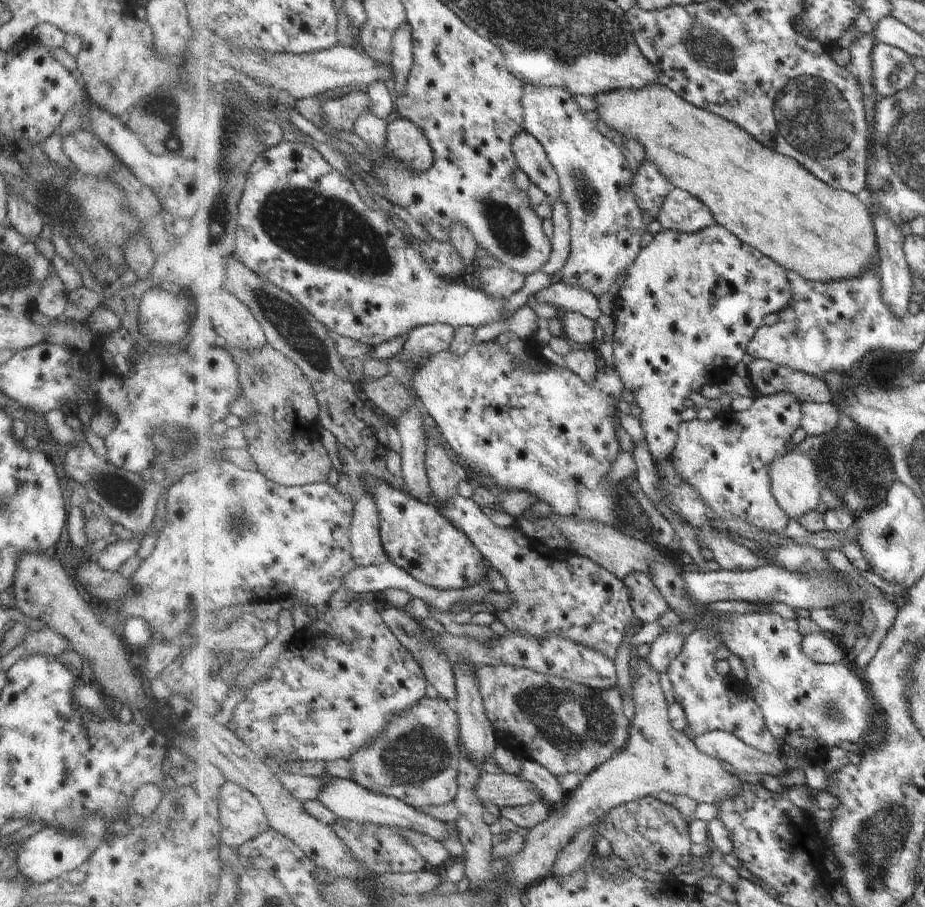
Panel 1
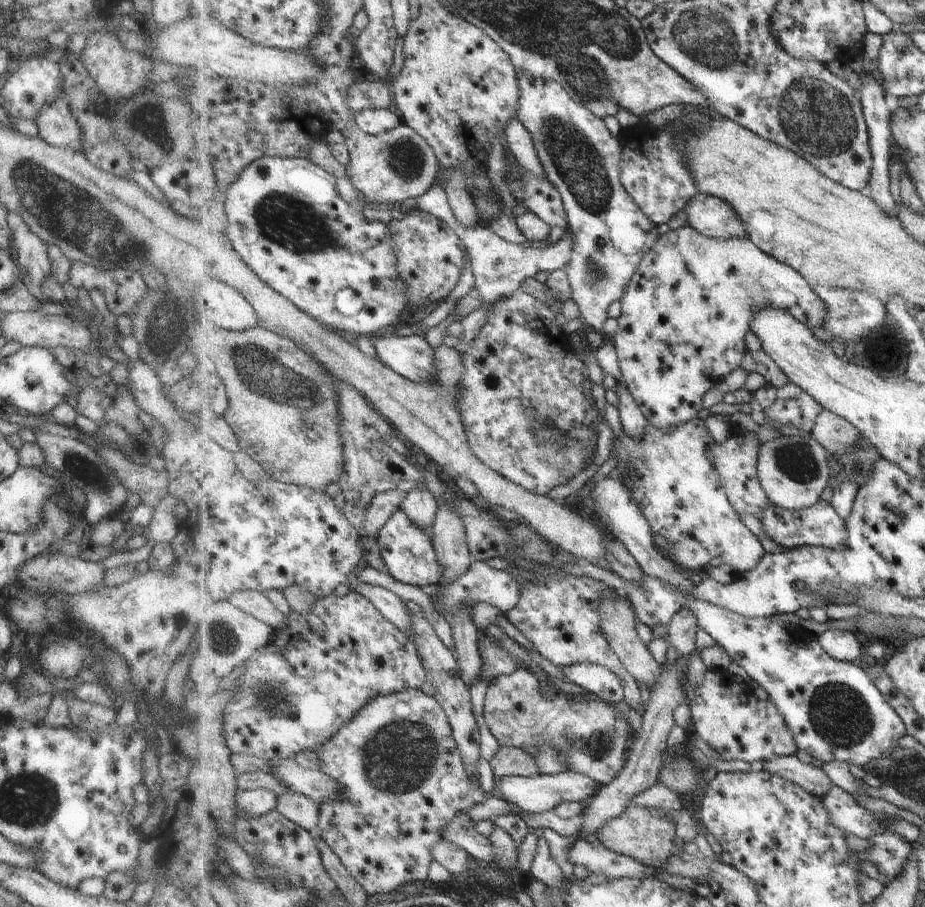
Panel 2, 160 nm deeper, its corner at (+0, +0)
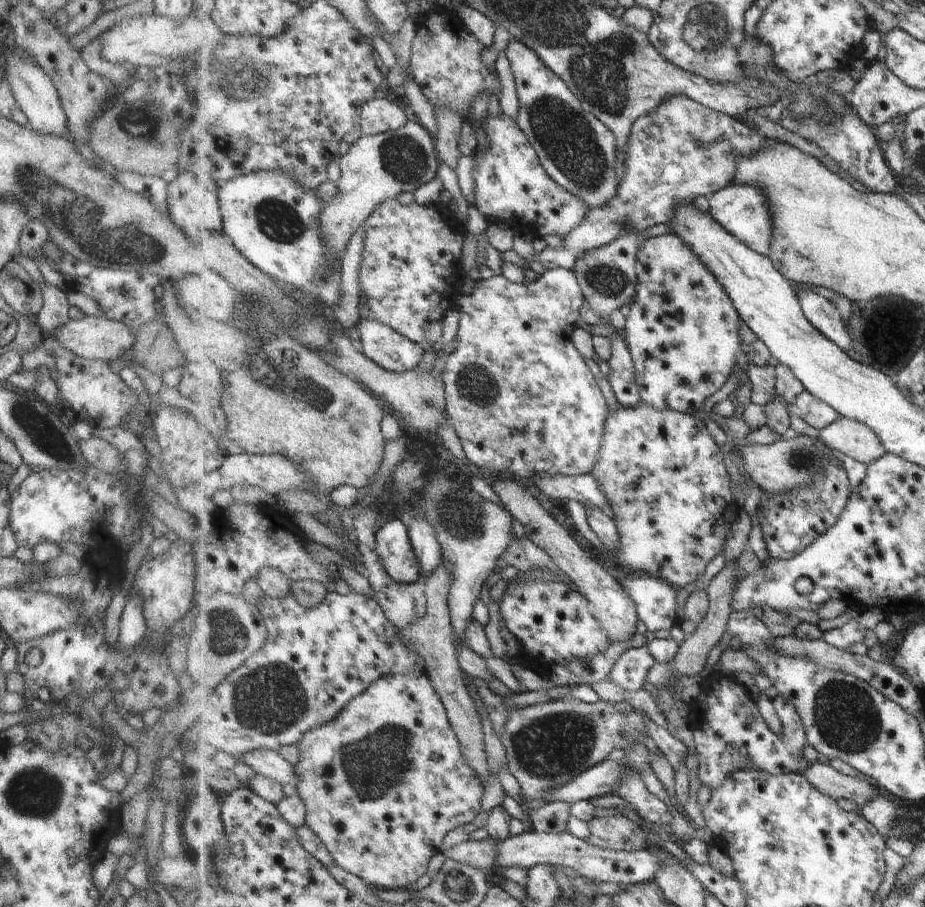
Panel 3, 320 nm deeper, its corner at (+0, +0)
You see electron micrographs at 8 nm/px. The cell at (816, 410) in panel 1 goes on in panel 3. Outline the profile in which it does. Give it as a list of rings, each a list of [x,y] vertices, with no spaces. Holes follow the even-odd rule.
[[[840,416],[840,418],[819,432],[819,438],[829,449],[841,451],[866,465],[885,456],[888,450],[880,436],[862,422]]]

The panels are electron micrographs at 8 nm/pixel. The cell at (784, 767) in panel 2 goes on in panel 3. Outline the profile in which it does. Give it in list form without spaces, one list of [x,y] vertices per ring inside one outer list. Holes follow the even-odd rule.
[[[814,762],[805,770],[804,775],[811,784],[815,785],[815,788],[827,796],[835,800],[847,798],[861,807],[881,794],[877,786],[872,786],[861,778],[841,774],[829,764]]]

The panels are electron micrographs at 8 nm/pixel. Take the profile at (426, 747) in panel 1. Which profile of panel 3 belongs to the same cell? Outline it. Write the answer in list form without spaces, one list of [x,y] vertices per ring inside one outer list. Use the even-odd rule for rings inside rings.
[[[426,666],[422,671],[407,673],[406,675],[389,675],[377,680],[362,695],[356,696],[335,720],[331,719],[323,727],[317,727],[303,736],[301,742],[301,760],[294,765],[297,775],[296,788],[301,800],[307,809],[307,826],[321,838],[323,844],[329,849],[334,862],[342,869],[362,878],[369,886],[377,889],[396,891],[409,888],[417,878],[425,876],[429,870],[429,862],[437,852],[443,852],[443,840],[445,836],[459,828],[471,824],[481,810],[483,800],[482,778],[476,770],[465,760],[459,738],[451,724],[444,701],[441,700],[434,687],[432,678],[427,674]]]

